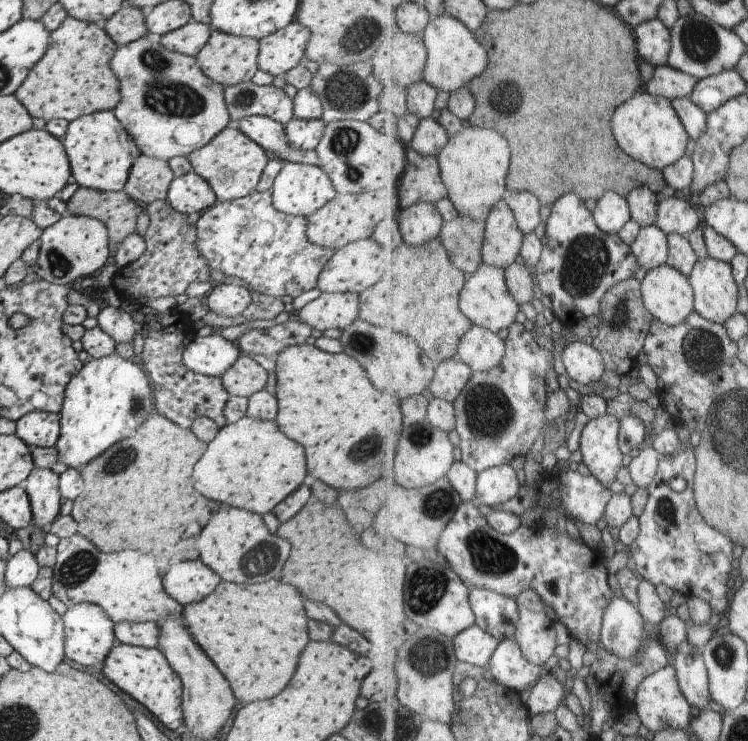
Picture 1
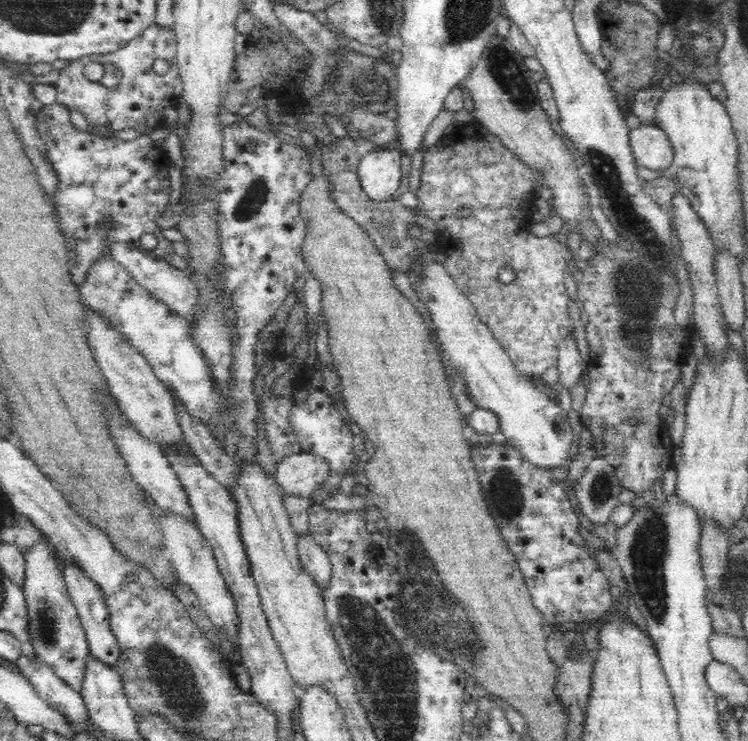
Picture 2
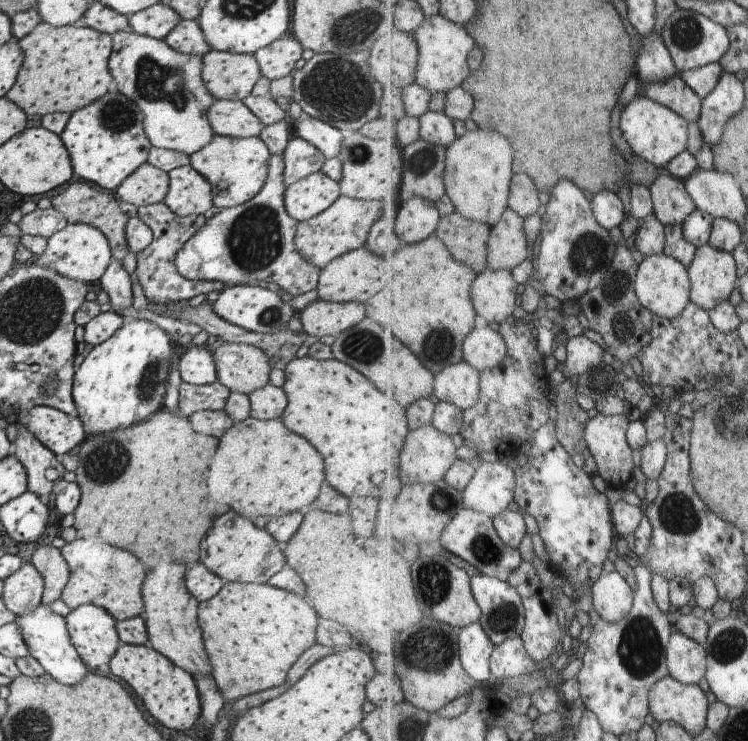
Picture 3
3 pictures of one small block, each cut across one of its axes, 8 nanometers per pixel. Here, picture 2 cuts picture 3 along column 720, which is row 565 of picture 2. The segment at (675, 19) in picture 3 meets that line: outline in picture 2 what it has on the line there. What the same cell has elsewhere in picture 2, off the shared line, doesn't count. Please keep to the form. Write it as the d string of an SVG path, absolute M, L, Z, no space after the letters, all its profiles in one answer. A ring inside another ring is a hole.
M25 518L23 528L32 529L36 533L36 538L32 538L32 542L28 542L26 546L18 546L20 556L24 559L24 576L20 580L20 588L24 595L24 637L26 637L34 657L49 665L56 674L58 674L69 686L79 690L84 675L84 662L89 652L88 640L85 630L81 625L77 608L72 600L70 591L67 587L66 579L62 569L62 556L59 550L51 542L49 536L29 518Z

